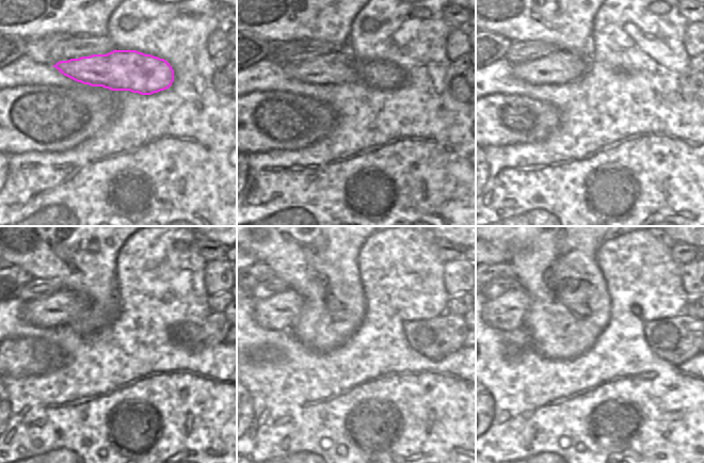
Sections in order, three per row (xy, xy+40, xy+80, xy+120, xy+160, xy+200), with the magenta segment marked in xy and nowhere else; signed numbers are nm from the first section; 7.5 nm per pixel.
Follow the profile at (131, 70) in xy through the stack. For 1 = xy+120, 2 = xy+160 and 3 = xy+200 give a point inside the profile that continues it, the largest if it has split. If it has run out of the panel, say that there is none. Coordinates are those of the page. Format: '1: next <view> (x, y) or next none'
1: next xy+120 (62, 307)
2: next xy+160 (280, 312)
3: next xy+200 (506, 312)

